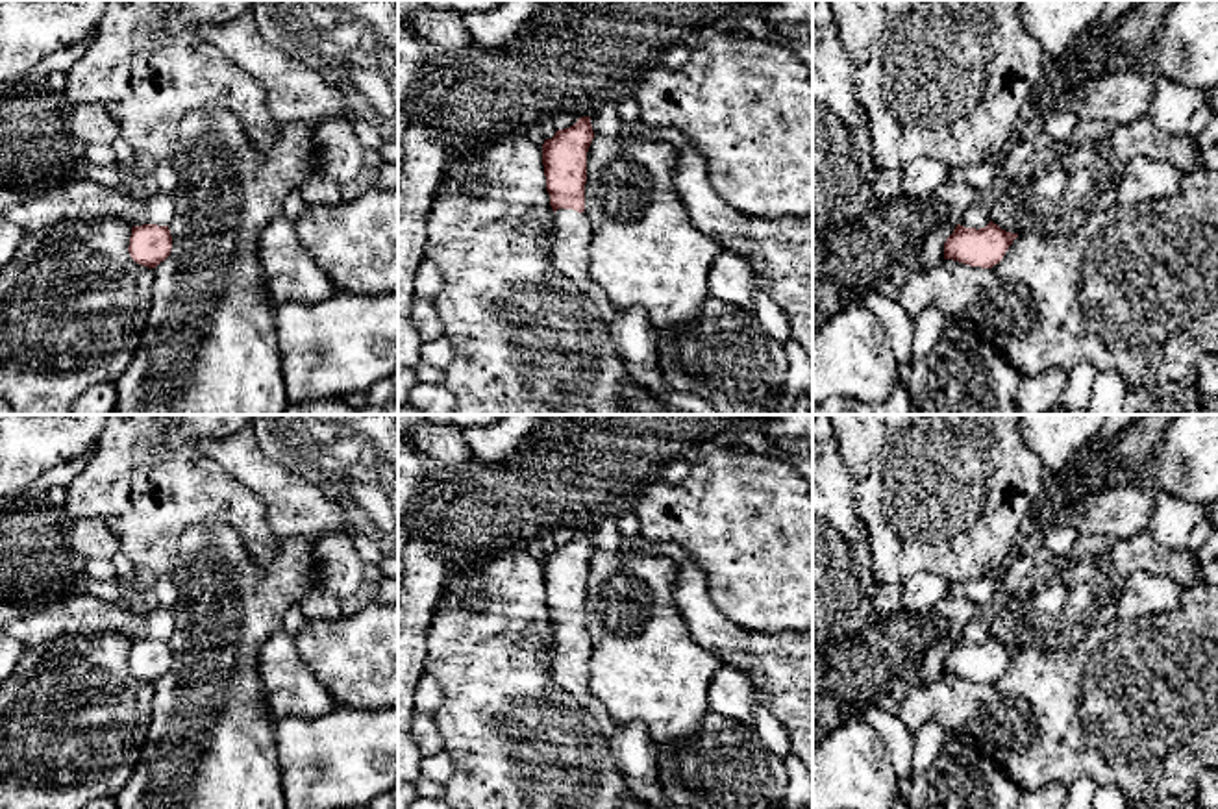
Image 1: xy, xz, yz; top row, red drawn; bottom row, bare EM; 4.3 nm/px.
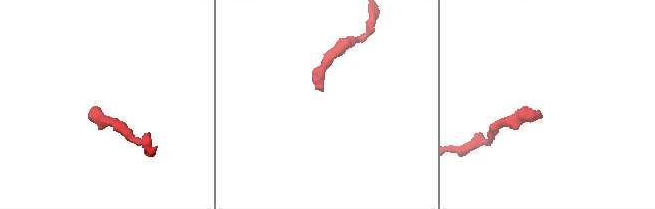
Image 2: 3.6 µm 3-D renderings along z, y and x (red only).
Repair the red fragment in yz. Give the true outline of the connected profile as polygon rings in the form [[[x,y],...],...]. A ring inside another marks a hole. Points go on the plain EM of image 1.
[[[992,635],[979,644],[957,639],[944,657],[944,674],[992,683],[1003,674],[1016,652],[1018,648],[1005,646]]]

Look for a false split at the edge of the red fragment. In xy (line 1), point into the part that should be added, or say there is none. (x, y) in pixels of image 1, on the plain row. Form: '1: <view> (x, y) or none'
1: none

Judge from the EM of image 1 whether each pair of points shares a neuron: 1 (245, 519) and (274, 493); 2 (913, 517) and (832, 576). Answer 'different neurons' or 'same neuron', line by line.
1: different neurons
2: different neurons

